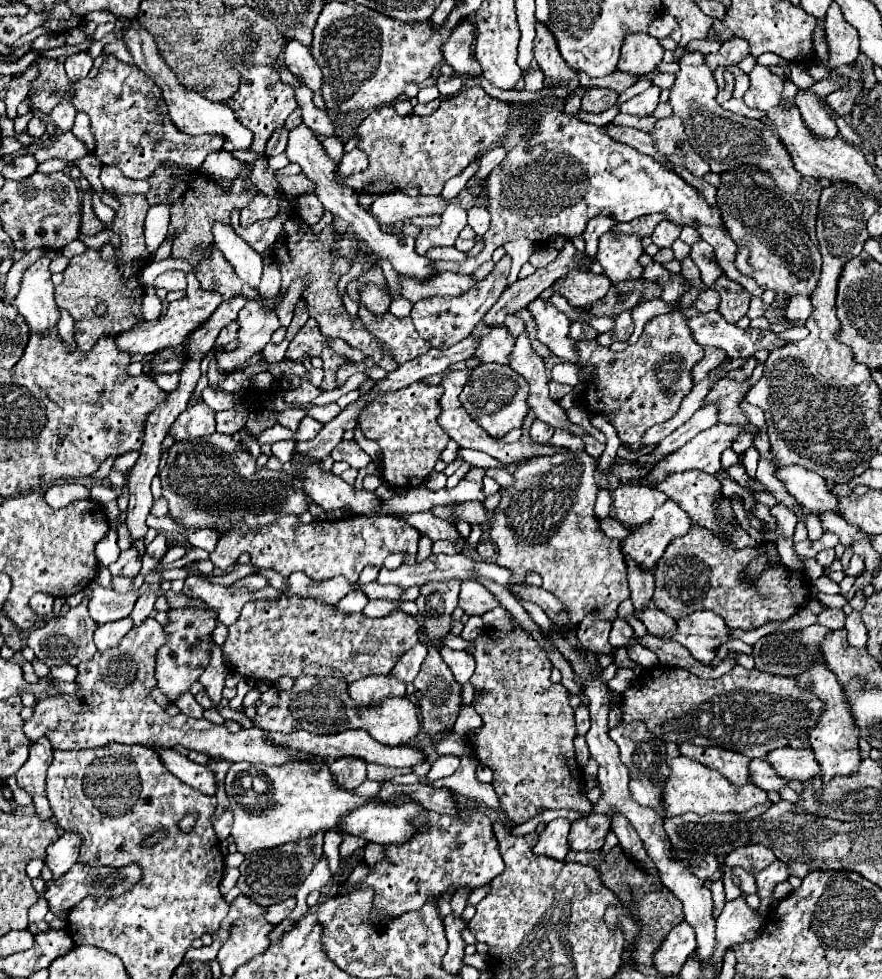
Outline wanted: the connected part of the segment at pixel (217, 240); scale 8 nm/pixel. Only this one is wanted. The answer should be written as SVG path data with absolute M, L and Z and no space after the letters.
M214 223L212 235L214 235L214 245L234 267L236 275L242 281L250 283L252 287L258 287L262 275L262 257L226 223Z

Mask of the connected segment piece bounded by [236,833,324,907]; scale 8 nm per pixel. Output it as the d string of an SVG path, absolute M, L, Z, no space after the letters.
M314 833L314 837L308 837L306 841L286 843L274 849L246 855L246 859L240 865L242 875L236 885L244 895L248 895L252 901L256 901L262 907L270 907L274 903L286 901L288 897L294 897L298 887L304 883L304 879L310 875L310 871L322 857L322 837L324 833Z

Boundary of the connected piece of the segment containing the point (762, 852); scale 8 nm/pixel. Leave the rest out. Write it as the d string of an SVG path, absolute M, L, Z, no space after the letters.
M750 845L730 853L724 863L726 867L742 867L752 875L758 875L764 867L768 867L774 861L776 861L776 855L772 853L772 849L768 849L766 845Z

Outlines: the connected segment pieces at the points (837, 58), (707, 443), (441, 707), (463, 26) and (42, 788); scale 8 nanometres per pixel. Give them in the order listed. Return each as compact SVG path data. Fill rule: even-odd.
M832 3L828 7L826 33L828 33L828 39L830 39L830 51L828 51L826 67L834 69L838 65L854 63L854 59L860 53L858 31L850 23L846 23L838 3Z
M718 423L718 425L714 425L714 427L710 427L710 429L702 431L702 433L698 433L684 447L680 447L678 451L674 451L664 461L656 463L656 467L652 469L652 473L648 475L648 479L650 481L662 481L670 473L686 471L686 469L700 469L700 471L710 473L710 475L718 473L722 469L722 465L720 465L722 451L728 449L728 447L732 447L732 443L736 441L736 437L742 431L752 433L752 437L758 435L758 427L752 425L752 423L748 423L744 427Z
M428 647L428 655L420 667L418 677L414 679L414 699L420 705L420 713L422 713L422 723L424 723L424 731L430 737L440 737L444 735L446 727L454 725L458 711L460 711L460 685L454 681L452 671L446 667L446 663L442 661L438 649Z
M464 19L452 29L448 41L442 45L444 61L452 65L458 75L466 77L482 75L480 63L472 55L472 41L474 41L474 23Z
M46 739L30 745L28 761L16 771L16 783L22 787L32 799L38 817L52 819L52 809L46 797L46 769L52 761L52 747Z

